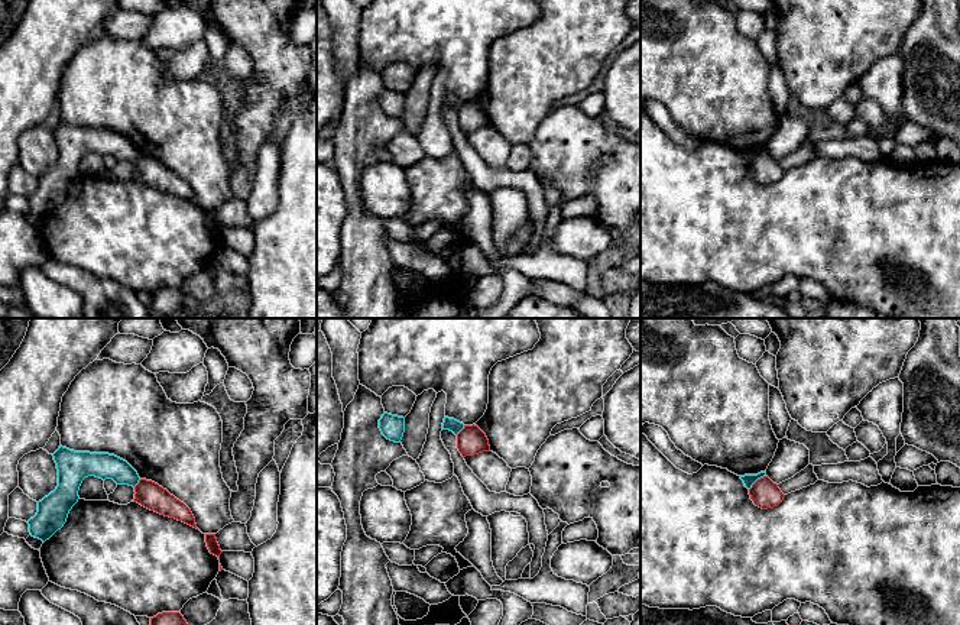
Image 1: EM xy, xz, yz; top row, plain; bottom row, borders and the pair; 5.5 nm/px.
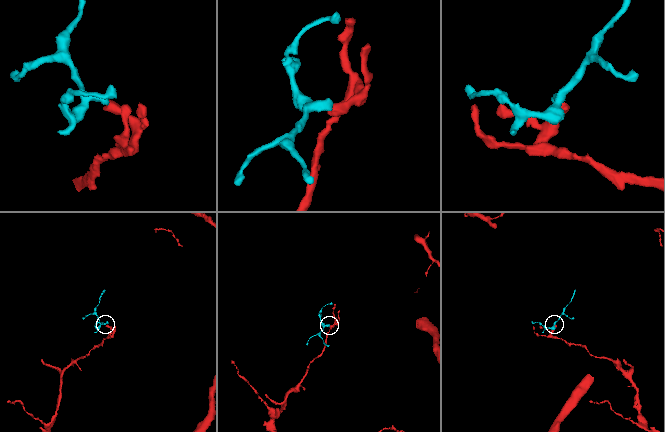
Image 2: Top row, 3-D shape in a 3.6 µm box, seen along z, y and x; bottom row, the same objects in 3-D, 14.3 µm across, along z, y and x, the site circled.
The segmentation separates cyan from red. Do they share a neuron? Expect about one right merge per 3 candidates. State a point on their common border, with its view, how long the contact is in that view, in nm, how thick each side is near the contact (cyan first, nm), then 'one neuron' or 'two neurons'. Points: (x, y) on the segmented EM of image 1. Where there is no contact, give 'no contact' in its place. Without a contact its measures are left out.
yz (756, 479) | 130 nm | 60/160 nm | two neurons

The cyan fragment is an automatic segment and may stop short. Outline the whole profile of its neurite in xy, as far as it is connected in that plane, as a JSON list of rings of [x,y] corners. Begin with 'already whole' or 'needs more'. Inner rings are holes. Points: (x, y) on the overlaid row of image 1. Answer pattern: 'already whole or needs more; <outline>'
already whole; [[[59,446],[52,454],[58,469],[58,486],[38,502],[38,512],[27,521],[32,537],[49,540],[67,522],[68,514],[78,502],[82,480],[95,476],[113,479],[117,485],[136,486],[137,472],[123,459],[108,453],[74,451]]]

